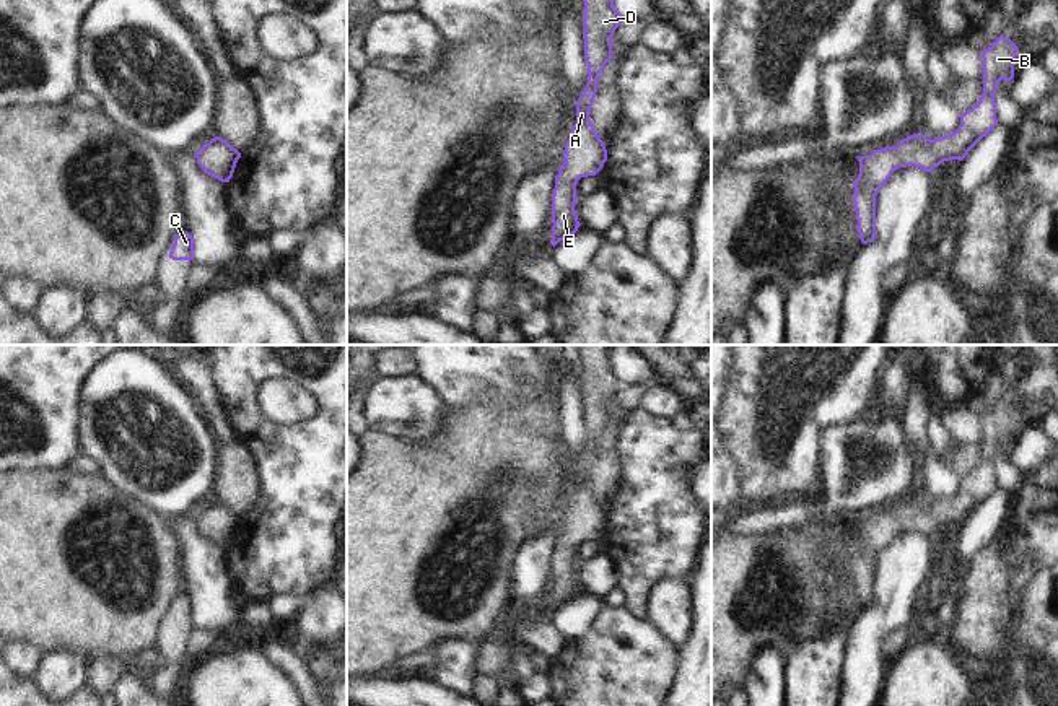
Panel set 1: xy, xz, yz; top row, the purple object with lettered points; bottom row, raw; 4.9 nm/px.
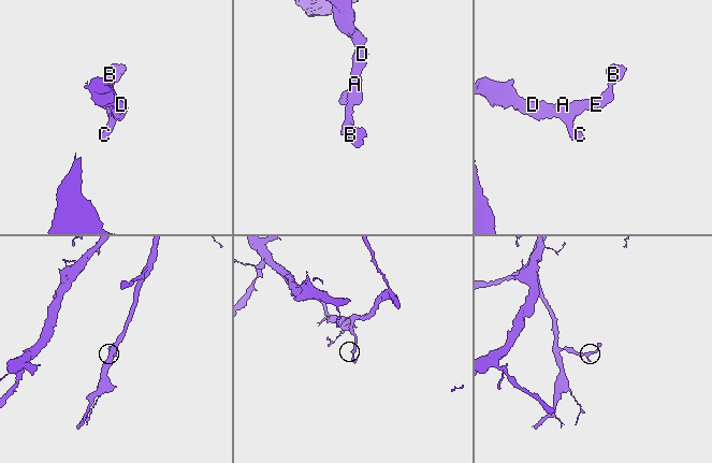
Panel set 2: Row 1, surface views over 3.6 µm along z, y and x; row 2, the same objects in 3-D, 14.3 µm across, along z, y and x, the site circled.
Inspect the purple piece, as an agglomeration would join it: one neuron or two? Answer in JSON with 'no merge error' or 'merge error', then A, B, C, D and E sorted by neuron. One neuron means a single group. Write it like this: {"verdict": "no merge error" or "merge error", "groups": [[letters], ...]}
{"verdict": "no merge error", "groups": [["A", "B", "C", "D", "E"]]}

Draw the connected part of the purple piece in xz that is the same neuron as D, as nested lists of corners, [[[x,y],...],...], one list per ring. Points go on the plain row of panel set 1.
[[[576,345],[579,350],[583,374],[584,421],[588,428],[588,447],[576,465],[576,488],[565,509],[563,529],[555,542],[552,558],[552,605],[571,602],[581,591],[575,574],[576,548],[581,542],[596,540],[607,525],[607,514],[589,486],[591,472],[597,457],[599,438],[612,423],[614,395],[623,387],[610,361],[614,345]]]

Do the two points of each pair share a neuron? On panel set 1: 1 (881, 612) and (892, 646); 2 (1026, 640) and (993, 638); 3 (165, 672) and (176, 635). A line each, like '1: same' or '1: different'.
1: different
2: different
3: same

